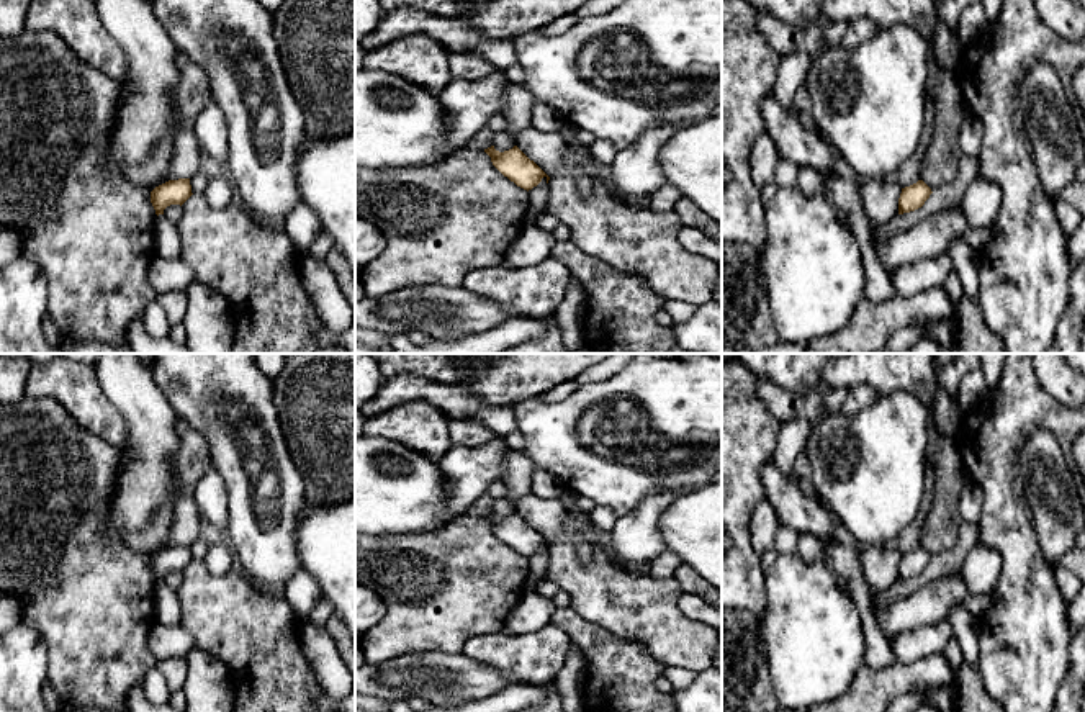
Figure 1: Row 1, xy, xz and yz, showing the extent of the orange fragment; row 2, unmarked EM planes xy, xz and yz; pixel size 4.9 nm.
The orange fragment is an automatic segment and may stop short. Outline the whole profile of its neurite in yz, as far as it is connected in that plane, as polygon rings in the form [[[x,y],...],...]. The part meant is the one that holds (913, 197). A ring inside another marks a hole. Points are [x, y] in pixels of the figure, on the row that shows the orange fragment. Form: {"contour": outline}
{"contour": [[[918,180],[916,183],[902,188],[898,198],[898,214],[921,208],[931,193],[931,188],[923,180]]]}

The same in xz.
{"contour": [[[494,146],[484,149],[484,152],[491,157],[493,165],[511,182],[524,190],[532,190],[537,187],[542,178],[550,177],[533,162],[530,160],[517,146],[509,151],[499,152]]]}

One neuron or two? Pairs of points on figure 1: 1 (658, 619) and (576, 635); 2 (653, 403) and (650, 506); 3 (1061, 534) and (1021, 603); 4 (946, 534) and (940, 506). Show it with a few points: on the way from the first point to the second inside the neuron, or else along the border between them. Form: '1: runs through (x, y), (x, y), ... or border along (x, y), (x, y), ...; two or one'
1: border along (571, 608), (612, 634), (640, 644); two
2: border along (678, 491), (652, 491), (619, 518); two
3: border along (1033, 524), (1038, 534), (1038, 550), (1053, 567); two
4: runs through (943, 527), (943, 513); one

